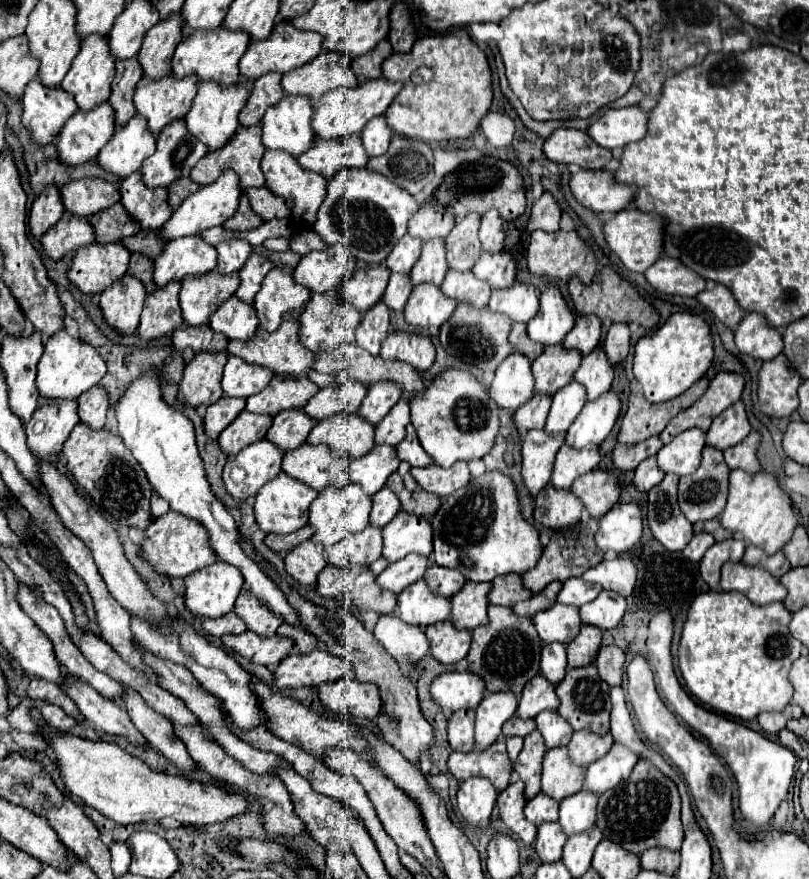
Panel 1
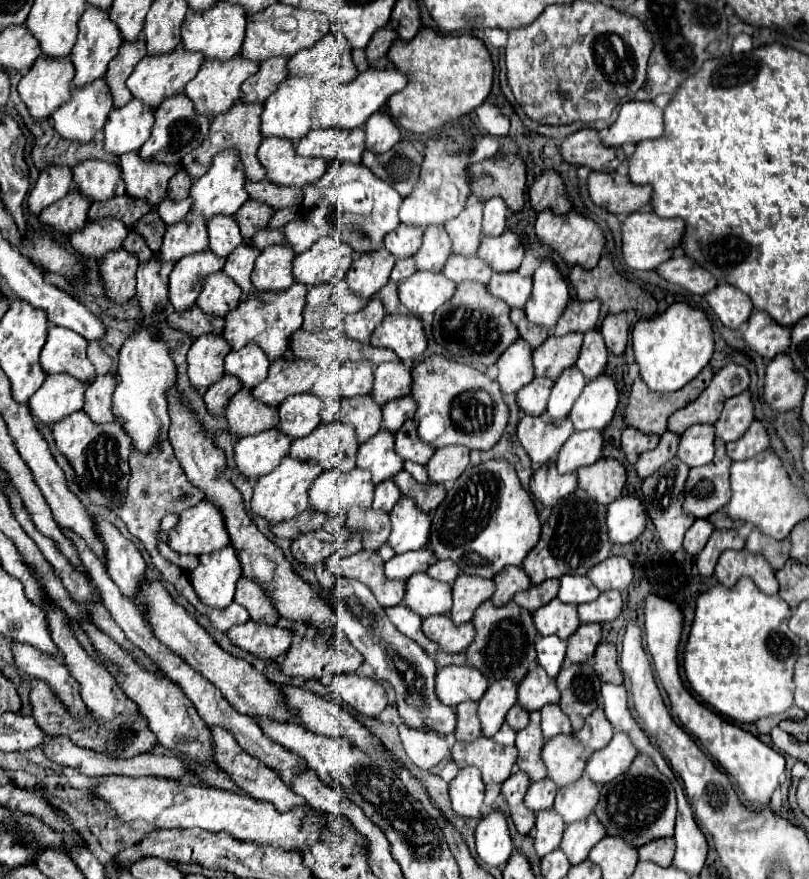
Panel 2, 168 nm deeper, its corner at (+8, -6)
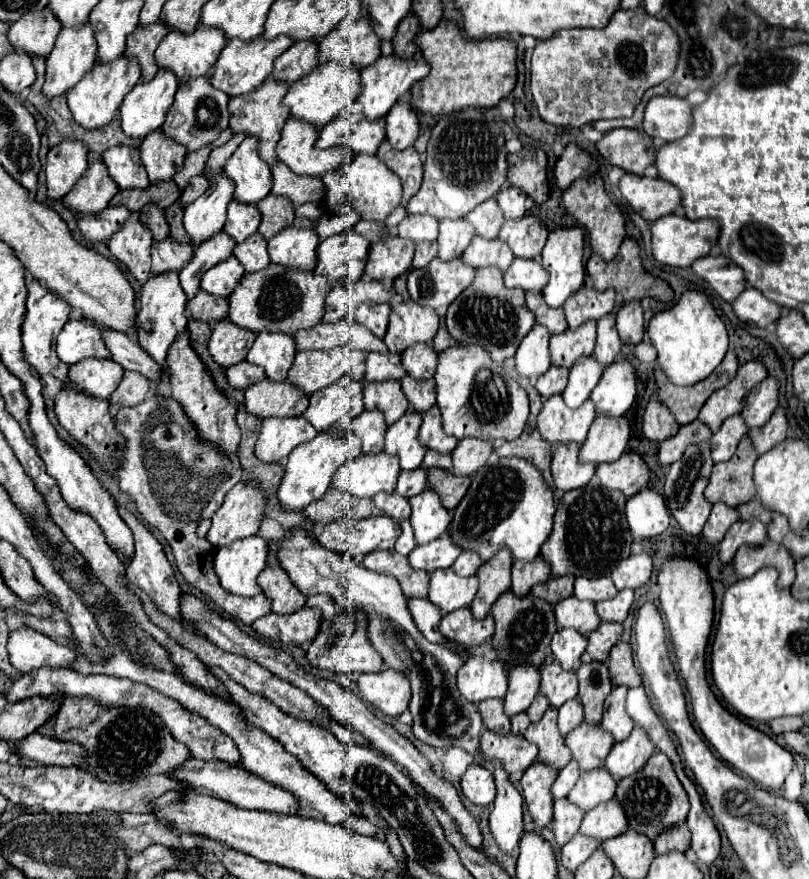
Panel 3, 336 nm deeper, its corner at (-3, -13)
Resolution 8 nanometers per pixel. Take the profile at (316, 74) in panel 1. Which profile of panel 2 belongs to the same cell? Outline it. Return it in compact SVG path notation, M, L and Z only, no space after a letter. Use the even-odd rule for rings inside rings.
M336 23L330 27L330 33L322 37L322 41L298 51L288 61L288 71L296 77L312 75L336 79L340 83L348 83L358 75L358 69L352 61L352 47L340 29L336 29Z

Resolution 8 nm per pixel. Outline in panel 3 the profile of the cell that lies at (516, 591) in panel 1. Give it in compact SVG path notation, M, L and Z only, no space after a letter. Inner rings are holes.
M537 556L533 562L515 562L511 574L513 574L511 592L523 598L535 584L541 584L549 578L549 566L541 556Z

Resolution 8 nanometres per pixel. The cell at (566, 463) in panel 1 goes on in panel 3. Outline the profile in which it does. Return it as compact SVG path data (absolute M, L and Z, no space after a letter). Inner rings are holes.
M599 416L589 428L587 440L579 450L579 462L615 462L627 448L629 424L625 418Z

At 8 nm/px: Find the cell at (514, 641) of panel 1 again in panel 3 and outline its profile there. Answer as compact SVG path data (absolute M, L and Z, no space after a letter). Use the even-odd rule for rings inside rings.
M505 592L491 608L491 616L495 620L495 634L491 640L491 646L497 652L499 662L503 662L507 668L515 668L519 664L531 664L539 668L543 660L551 654L549 642L553 634L557 632L553 606L545 600L537 600L533 596L517 598L511 592ZM529 642L529 650L527 650Z

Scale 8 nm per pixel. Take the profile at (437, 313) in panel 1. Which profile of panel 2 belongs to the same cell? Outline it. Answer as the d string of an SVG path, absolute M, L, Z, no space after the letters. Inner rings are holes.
M416 271L398 285L402 305L418 317L434 315L434 311L444 305L444 301L448 301L454 291L456 285L446 279L442 271Z

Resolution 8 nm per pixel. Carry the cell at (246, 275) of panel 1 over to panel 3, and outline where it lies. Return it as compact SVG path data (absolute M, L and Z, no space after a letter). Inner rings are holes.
M253 234L243 244L237 244L233 250L233 256L243 264L247 274L255 274L269 266L269 254L267 254L267 240L259 234Z

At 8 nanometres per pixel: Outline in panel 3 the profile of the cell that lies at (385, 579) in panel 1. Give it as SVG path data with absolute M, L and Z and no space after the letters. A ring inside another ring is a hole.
M443 536L425 546L415 546L415 550L409 554L409 564L415 570L425 570L431 574L433 570L449 568L459 554L461 550L451 542L451 538Z

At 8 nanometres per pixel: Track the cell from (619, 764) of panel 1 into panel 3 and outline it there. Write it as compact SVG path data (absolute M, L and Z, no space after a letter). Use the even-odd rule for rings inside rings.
M635 726L627 740L617 742L611 748L611 752L605 760L605 768L609 770L609 774L615 780L623 780L623 778L635 774L637 770L641 770L653 752L655 752L655 746L651 744L651 740L643 732L643 728Z

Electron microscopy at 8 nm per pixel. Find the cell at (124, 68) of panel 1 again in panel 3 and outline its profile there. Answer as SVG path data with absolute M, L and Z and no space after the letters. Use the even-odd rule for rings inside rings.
M155 22L147 28L137 26L137 30L127 38L127 50L125 56L137 60L141 68L141 80L149 80L157 74L153 52L161 44L161 40L167 36L169 28L163 22Z

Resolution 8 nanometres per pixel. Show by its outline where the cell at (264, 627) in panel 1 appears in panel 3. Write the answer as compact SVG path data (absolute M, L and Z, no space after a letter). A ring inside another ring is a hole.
M267 566L257 578L263 594L271 600L275 614L291 614L303 608L303 594L291 584L287 572L281 566Z

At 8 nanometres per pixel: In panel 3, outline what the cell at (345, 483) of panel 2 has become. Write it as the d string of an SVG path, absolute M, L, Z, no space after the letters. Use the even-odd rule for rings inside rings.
M379 452L373 456L359 456L345 462L337 470L331 488L337 492L351 492L355 498L373 498L379 492L393 492L397 476L397 456Z

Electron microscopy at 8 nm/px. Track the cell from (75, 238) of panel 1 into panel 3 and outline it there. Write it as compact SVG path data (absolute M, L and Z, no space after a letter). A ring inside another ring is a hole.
M101 160L93 162L79 184L63 198L65 208L75 214L99 214L107 208L111 196L115 196L117 188L107 174L107 168Z

